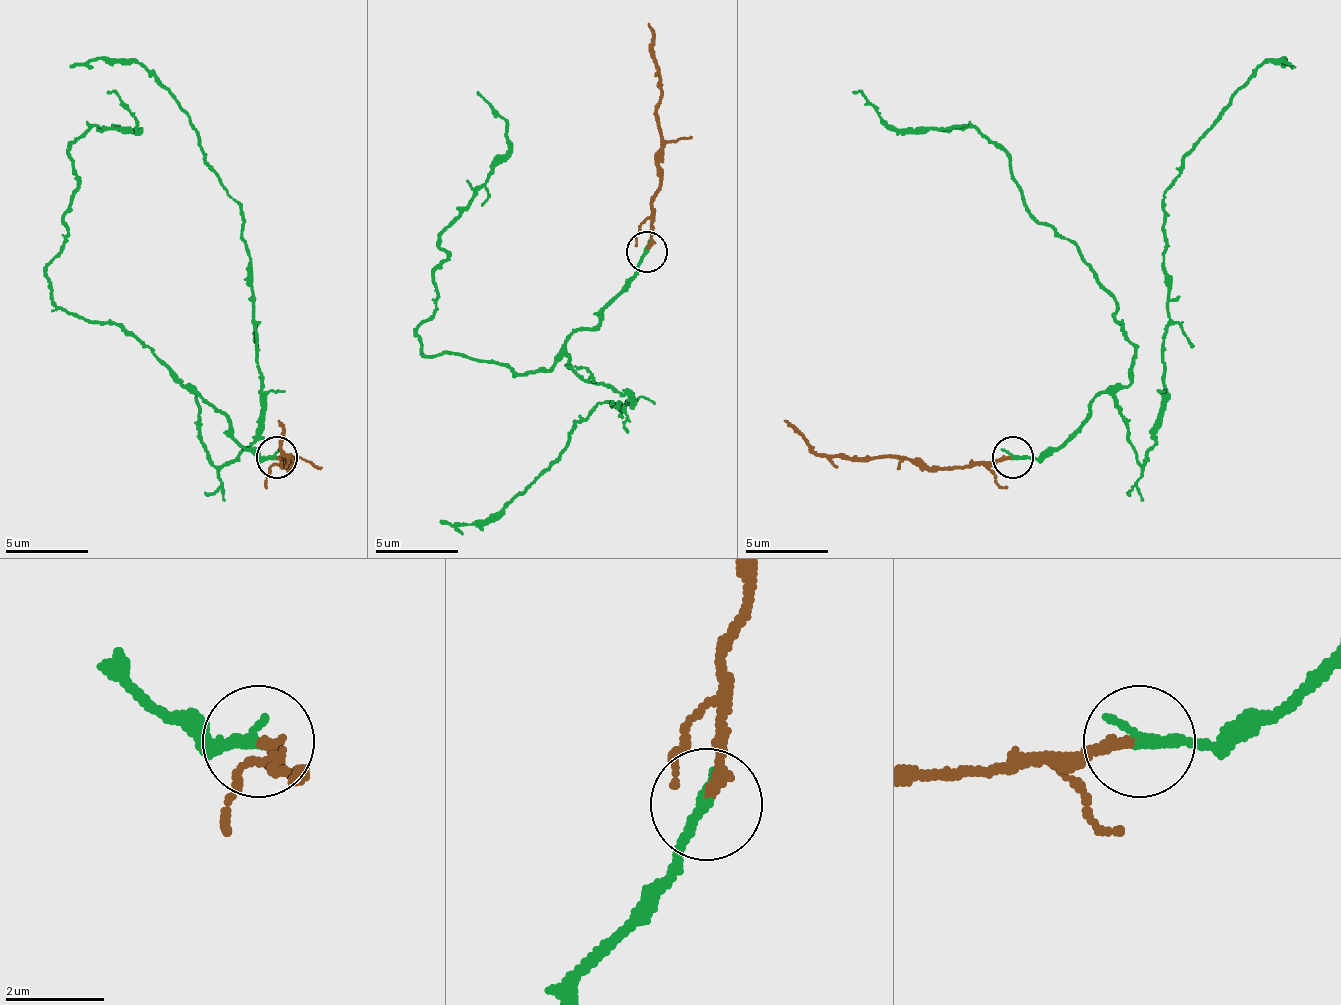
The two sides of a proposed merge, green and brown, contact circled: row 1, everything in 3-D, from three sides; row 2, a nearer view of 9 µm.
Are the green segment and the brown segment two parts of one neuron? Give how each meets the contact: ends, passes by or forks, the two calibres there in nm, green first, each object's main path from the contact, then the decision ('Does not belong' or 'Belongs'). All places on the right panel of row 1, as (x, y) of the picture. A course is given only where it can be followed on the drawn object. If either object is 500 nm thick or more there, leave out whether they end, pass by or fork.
At the ring green ends. At the ring brown ends. Thickness 240 nm (green) against 200 nm. Course of green: (1014, 458), (1047, 458), (1105, 392), (1142, 466), (1158, 421), (1162, 206), (1191, 144), (1266, 62), (1282, 66). Course of brown: (1014, 458), (956, 466), (828, 458), (782, 421). Belongs

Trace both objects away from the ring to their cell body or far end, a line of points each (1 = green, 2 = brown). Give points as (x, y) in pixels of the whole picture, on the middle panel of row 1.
1: (647, 253), (594, 327), (565, 344), (586, 381), (631, 397), (569, 430), (507, 505), (470, 525), (441, 521)
2: (647, 253), (652, 195), (660, 187), (660, 67), (647, 21)

